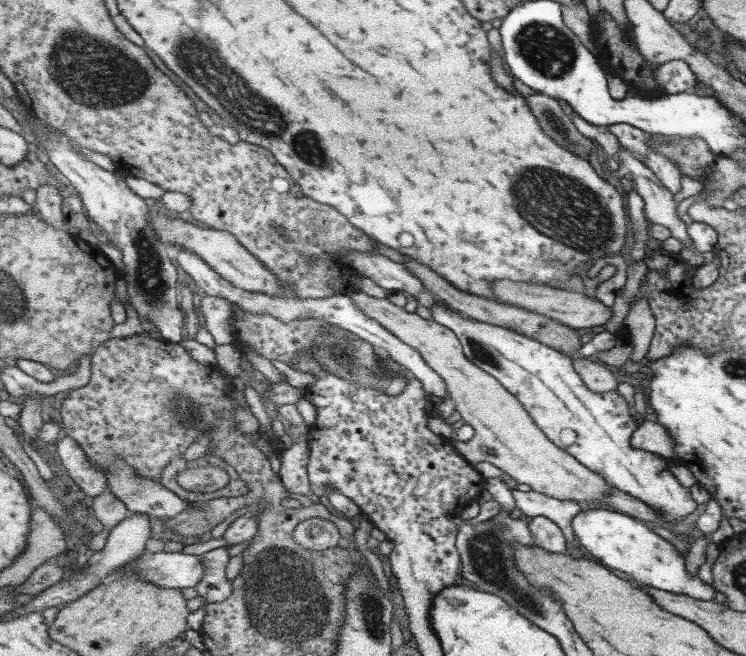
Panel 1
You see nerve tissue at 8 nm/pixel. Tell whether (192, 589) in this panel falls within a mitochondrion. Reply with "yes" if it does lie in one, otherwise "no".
no

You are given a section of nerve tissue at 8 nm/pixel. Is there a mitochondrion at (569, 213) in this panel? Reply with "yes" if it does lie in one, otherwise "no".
yes

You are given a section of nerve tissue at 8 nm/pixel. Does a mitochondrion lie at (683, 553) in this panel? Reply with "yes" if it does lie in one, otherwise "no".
no

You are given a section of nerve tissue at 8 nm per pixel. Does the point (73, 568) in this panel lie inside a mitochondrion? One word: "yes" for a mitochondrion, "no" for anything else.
no

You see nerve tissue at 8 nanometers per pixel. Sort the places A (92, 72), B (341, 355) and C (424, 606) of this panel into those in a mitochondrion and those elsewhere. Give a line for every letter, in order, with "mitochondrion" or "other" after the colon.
A: mitochondrion
B: mitochondrion
C: other

